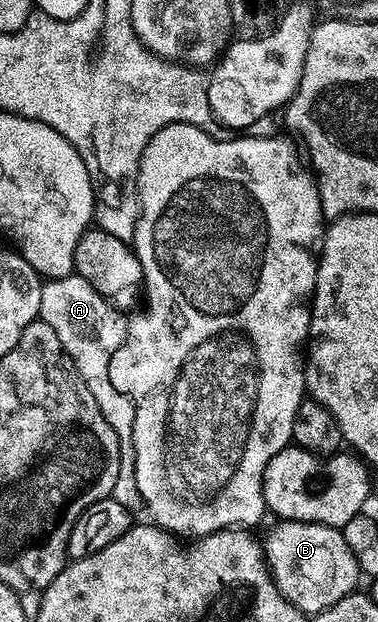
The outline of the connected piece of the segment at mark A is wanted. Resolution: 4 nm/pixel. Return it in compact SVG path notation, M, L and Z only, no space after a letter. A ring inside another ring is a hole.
M76 272L65 278L50 278L41 288L40 321L55 328L55 336L59 336L59 344L63 344L66 356L73 361L83 384L91 388L91 396L95 396L103 420L107 420L107 424L115 428L115 436L119 436L119 480L115 480L111 496L123 504L123 508L137 512L142 509L143 501L135 478L135 404L126 394L118 392L109 379L109 355L115 353L125 339L127 318L119 311L110 299L95 292L95 288Z

